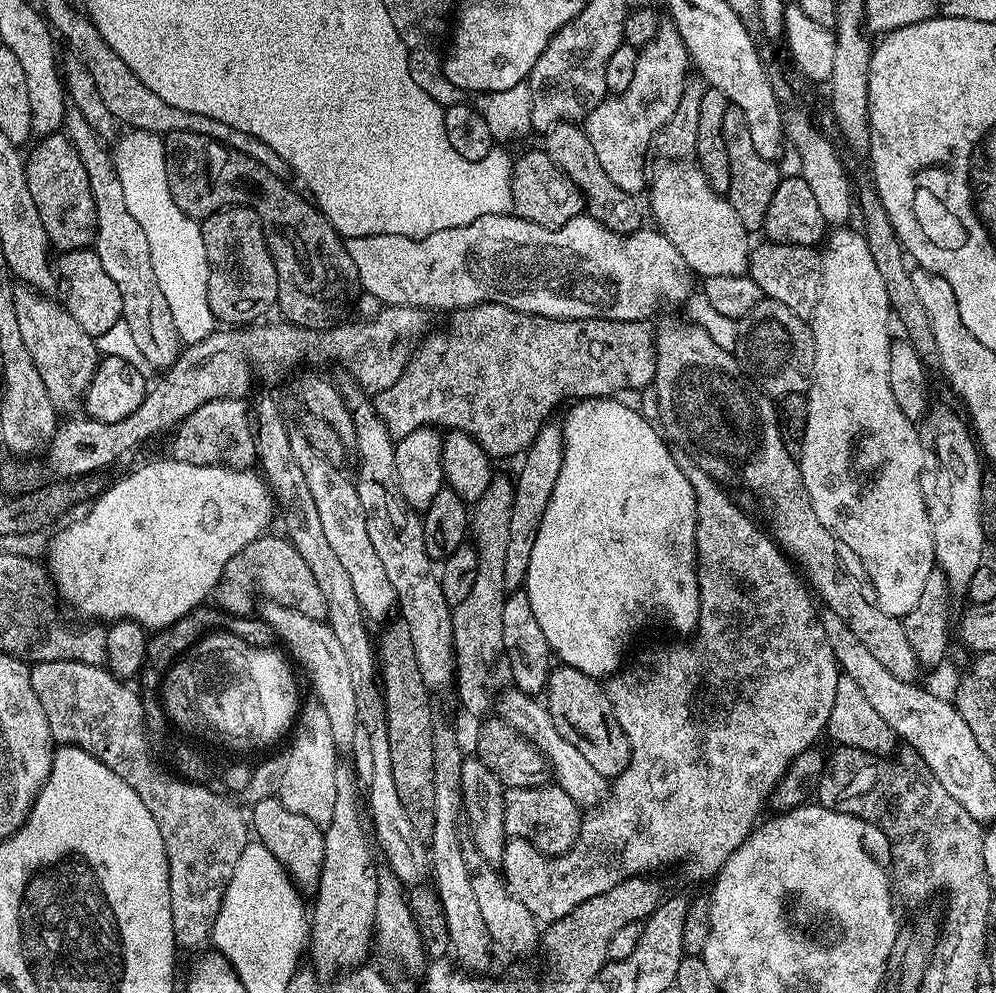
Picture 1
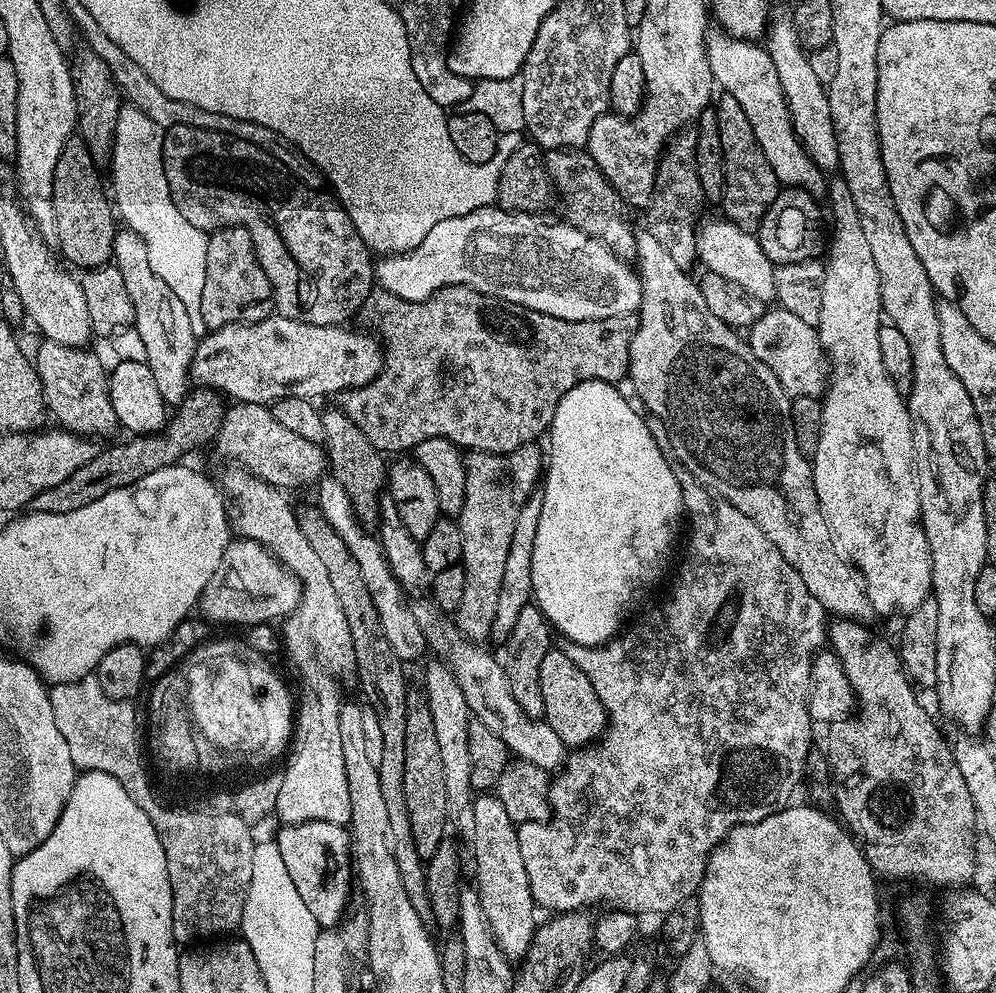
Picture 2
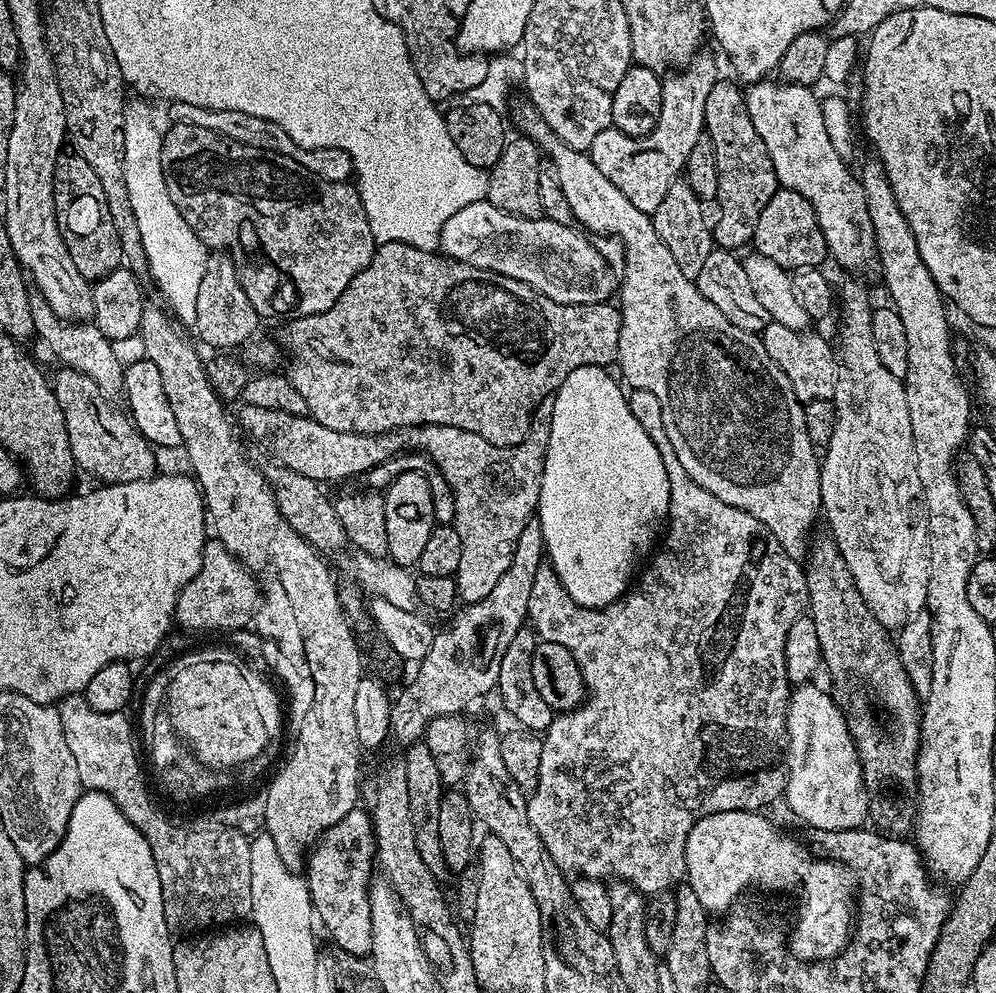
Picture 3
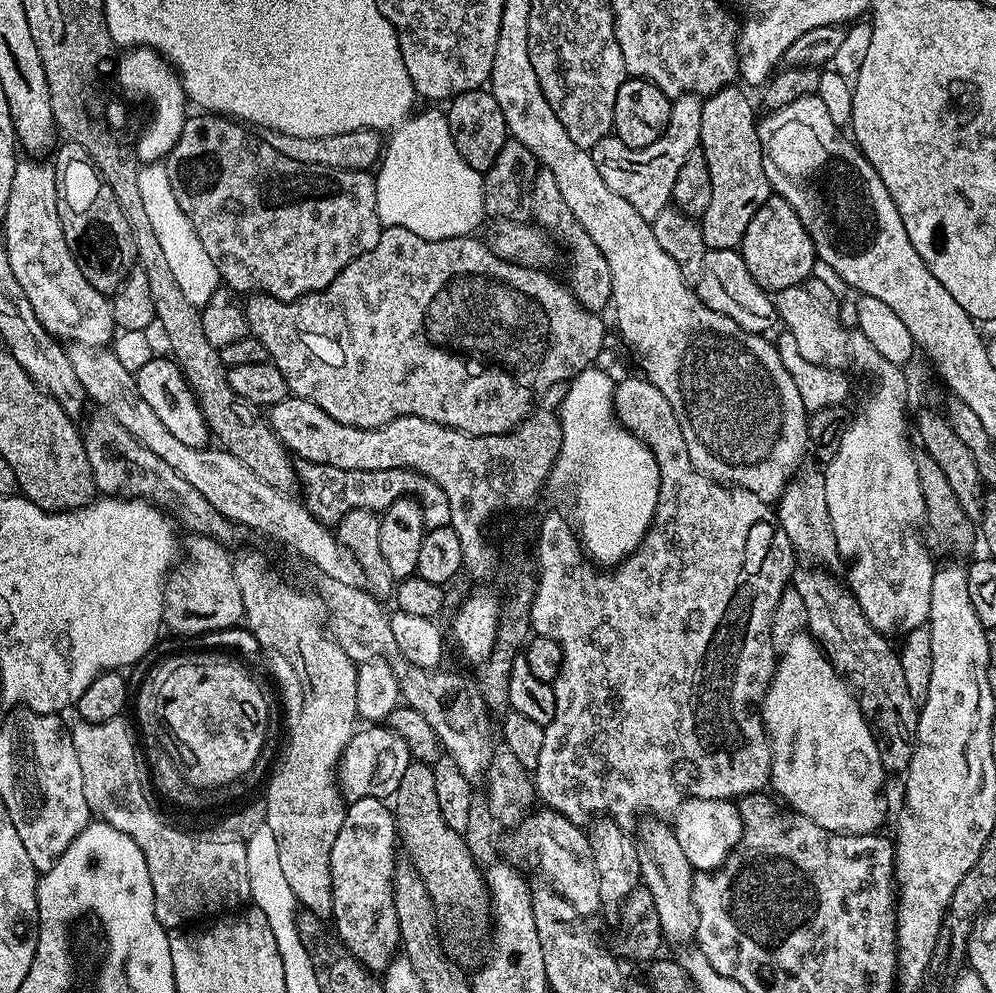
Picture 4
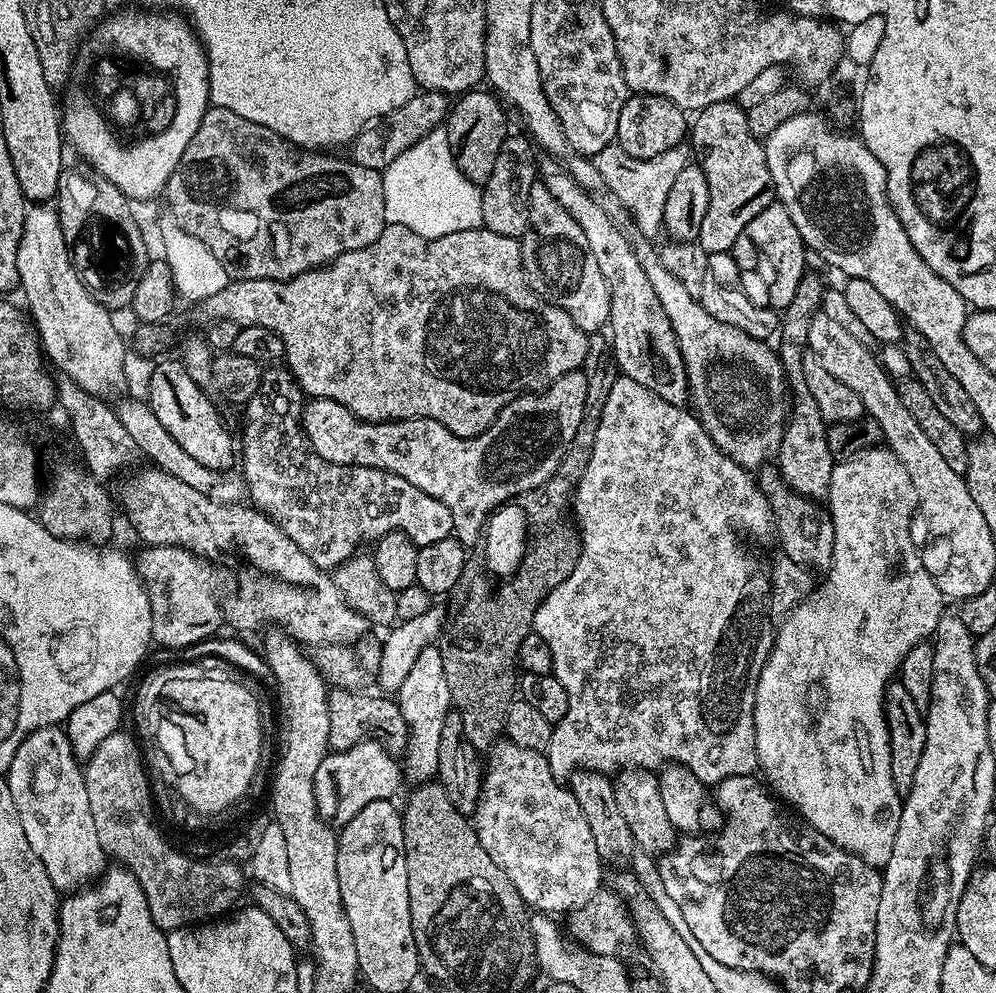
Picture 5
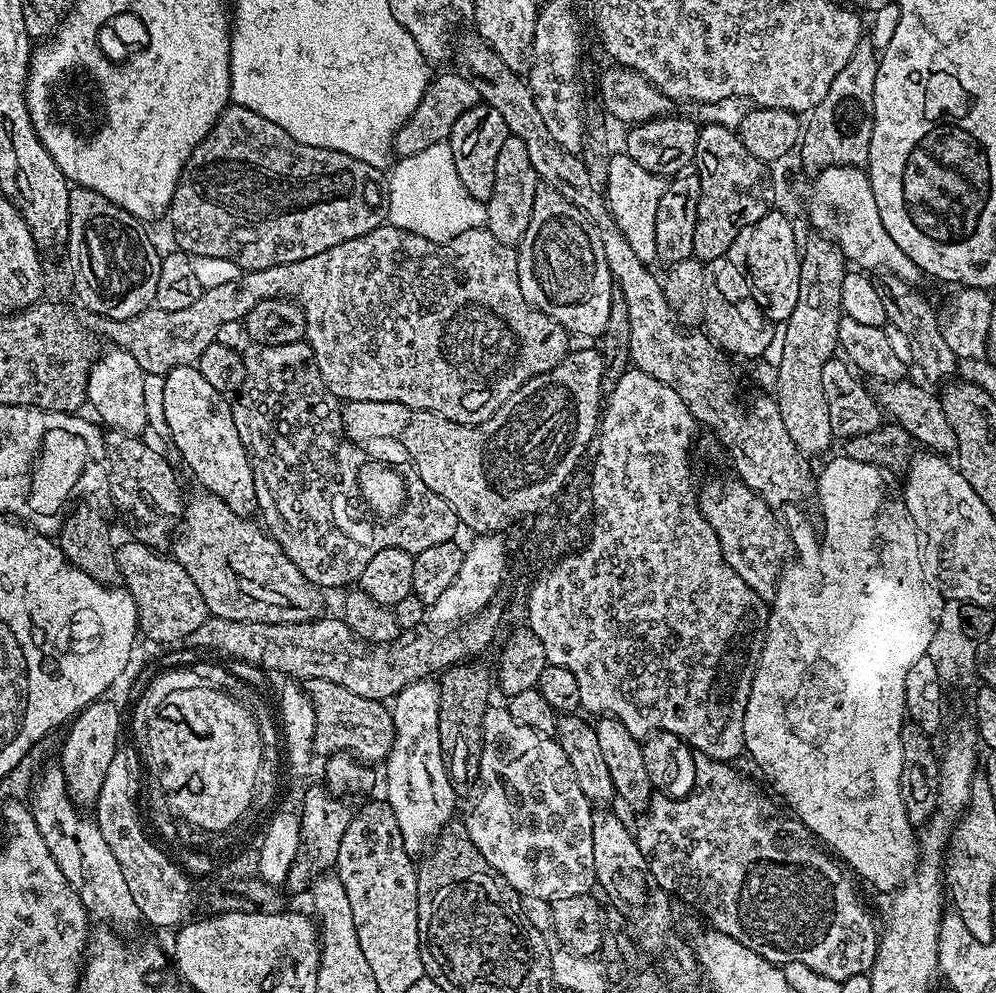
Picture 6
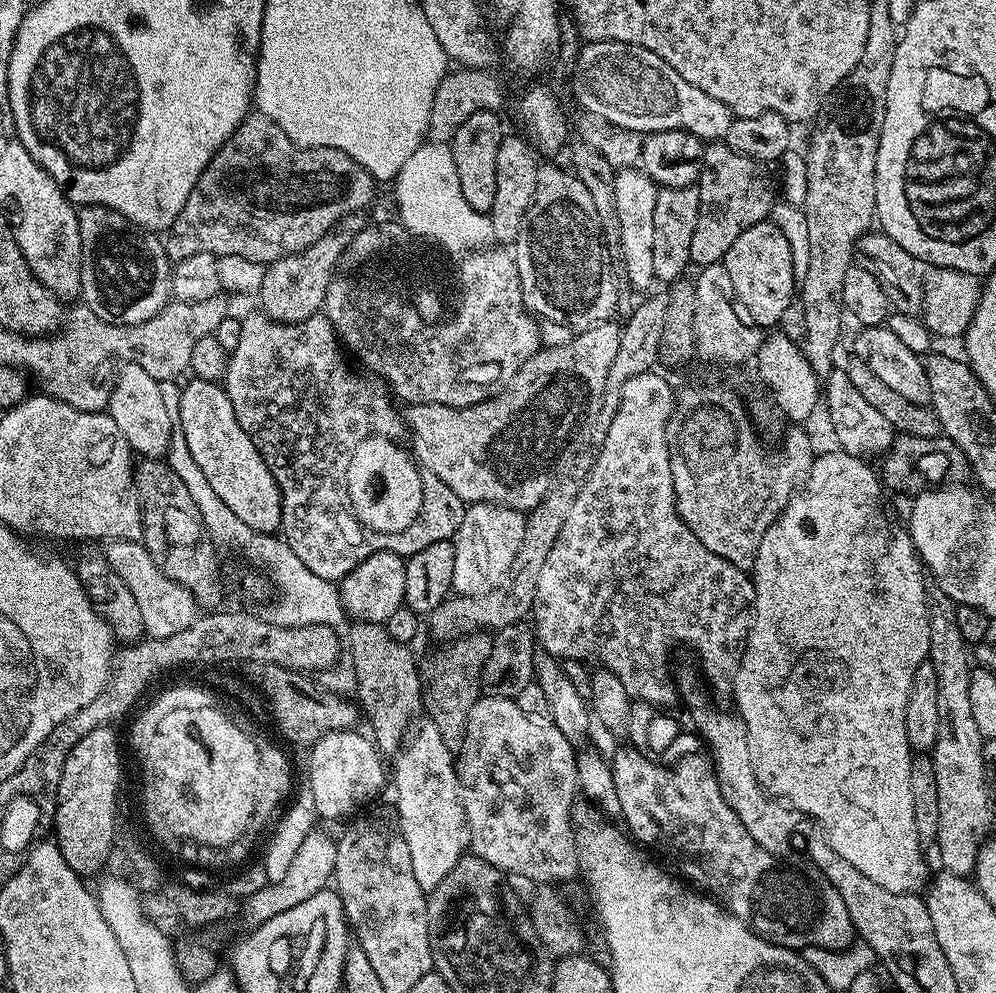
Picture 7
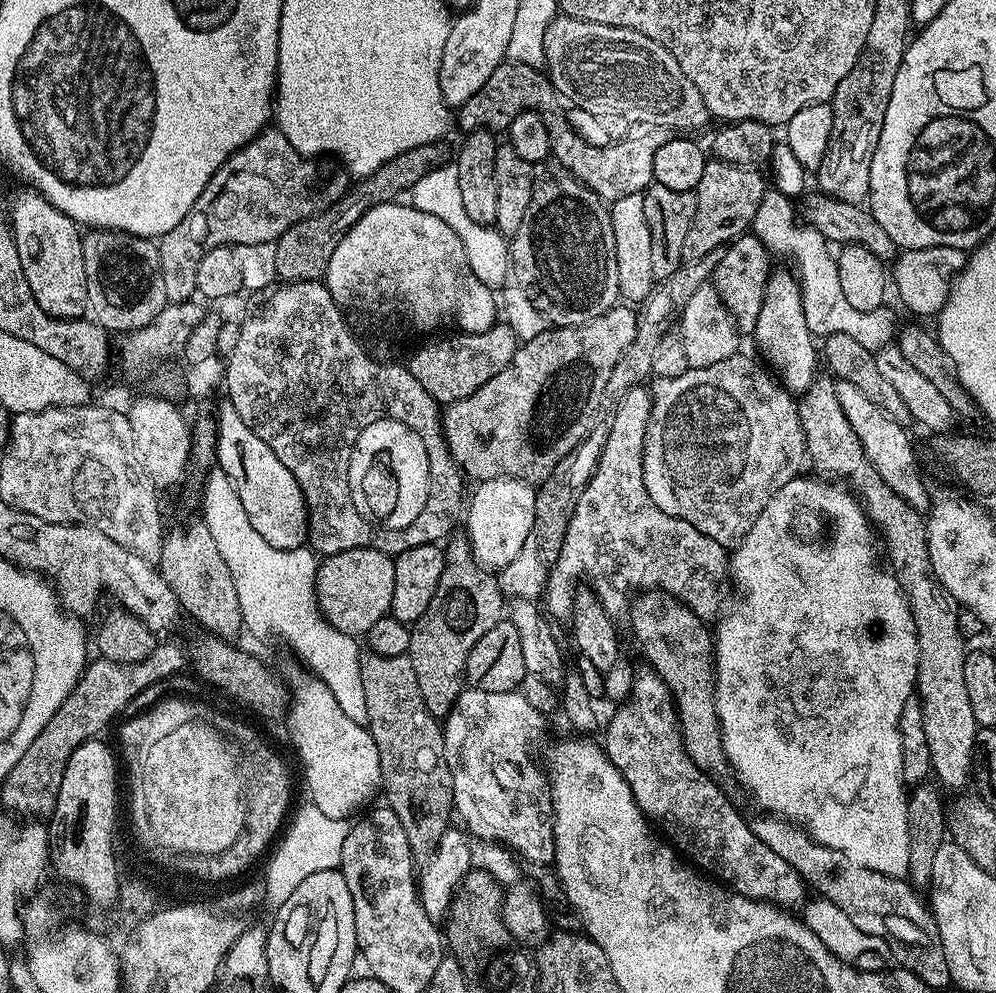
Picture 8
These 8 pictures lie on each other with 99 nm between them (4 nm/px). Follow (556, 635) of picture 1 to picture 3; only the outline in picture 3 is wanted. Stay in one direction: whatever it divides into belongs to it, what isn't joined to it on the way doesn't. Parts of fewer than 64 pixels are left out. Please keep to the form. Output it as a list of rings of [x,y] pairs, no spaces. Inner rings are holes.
[[[582,366],[574,370],[562,382],[562,386],[554,393],[552,404],[552,420],[548,424],[548,453],[544,459],[544,473],[542,474],[542,486],[540,487],[540,506],[538,519],[540,529],[544,535],[544,550],[546,560],[550,567],[556,571],[556,577],[562,582],[562,586],[568,591],[568,596],[575,604],[581,604],[584,608],[607,608],[609,604],[616,603],[629,591],[628,579],[637,571],[636,559],[640,551],[648,544],[652,531],[656,528],[656,520],[663,521],[668,514],[670,506],[670,482],[666,474],[666,466],[662,462],[662,454],[658,454],[658,446],[642,430],[642,422],[634,418],[634,414],[628,405],[628,398],[625,389],[616,385],[617,377],[611,376],[608,370],[600,366]]]

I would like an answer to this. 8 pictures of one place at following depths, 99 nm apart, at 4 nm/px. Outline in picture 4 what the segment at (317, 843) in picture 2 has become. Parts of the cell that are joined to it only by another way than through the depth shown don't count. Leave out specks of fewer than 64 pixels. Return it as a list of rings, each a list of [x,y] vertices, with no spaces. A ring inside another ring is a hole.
[[[362,798],[353,800],[347,805],[342,830],[338,830],[338,838],[334,838],[334,850],[330,850],[330,878],[332,879],[331,919],[336,919],[334,932],[339,943],[347,948],[349,954],[363,964],[373,974],[384,974],[389,964],[397,959],[401,947],[398,930],[398,914],[394,904],[392,879],[396,877],[398,861],[398,833],[396,818],[391,807],[378,798]]]

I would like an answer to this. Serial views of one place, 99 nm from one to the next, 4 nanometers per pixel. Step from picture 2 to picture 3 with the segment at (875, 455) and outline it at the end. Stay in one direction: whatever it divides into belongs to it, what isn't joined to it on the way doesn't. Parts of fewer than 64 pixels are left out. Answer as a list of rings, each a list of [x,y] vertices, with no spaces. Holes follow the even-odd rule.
[[[848,284],[841,292],[839,289],[838,300],[840,377],[834,397],[836,425],[826,445],[825,452],[828,453],[822,456],[820,502],[823,515],[828,515],[832,536],[836,539],[835,551],[844,556],[857,588],[864,593],[866,606],[882,627],[902,630],[925,611],[928,602],[928,511],[924,487],[918,478],[910,406],[906,406],[903,380],[894,378],[894,374],[882,366],[882,358],[878,358],[872,329],[874,304],[868,301],[867,290],[860,284]]]

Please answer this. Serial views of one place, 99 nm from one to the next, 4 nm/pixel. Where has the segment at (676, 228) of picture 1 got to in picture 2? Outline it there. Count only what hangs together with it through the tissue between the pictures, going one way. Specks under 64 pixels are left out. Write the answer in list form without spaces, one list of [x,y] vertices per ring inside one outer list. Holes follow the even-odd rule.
[[[727,218],[710,220],[704,226],[697,229],[697,250],[699,263],[709,272],[721,274],[738,286],[746,290],[748,294],[758,298],[765,304],[771,303],[776,297],[774,286],[775,265],[762,250],[760,239],[751,232],[742,230],[739,226]]]

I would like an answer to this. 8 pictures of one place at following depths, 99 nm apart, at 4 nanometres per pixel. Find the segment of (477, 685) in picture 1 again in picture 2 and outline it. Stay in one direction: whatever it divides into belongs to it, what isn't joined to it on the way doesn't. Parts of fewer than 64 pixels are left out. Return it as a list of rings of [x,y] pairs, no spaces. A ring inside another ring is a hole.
[[[531,443],[502,454],[472,452],[464,466],[466,502],[458,523],[462,530],[460,559],[466,574],[466,591],[454,621],[466,637],[477,642],[491,637],[494,616],[498,614],[498,594],[502,594],[502,573],[506,571],[506,558],[510,555],[510,538],[514,538],[514,526],[522,514],[522,506],[526,506],[542,480],[546,460],[543,455],[540,457],[536,447]]]

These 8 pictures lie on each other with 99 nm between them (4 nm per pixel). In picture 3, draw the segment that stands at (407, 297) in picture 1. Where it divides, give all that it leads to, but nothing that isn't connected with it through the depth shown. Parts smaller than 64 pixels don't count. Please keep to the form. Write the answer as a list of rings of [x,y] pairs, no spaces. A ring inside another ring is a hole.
[[[485,198],[466,206],[445,222],[438,248],[449,260],[514,278],[559,304],[606,304],[617,291],[618,276],[587,238],[572,224],[515,216],[498,210],[498,206]]]

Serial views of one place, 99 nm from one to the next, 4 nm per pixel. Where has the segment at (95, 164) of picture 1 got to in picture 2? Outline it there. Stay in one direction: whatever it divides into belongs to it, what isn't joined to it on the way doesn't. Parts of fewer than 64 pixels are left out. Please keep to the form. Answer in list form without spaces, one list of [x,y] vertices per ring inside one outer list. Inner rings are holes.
[[[124,226],[117,231],[112,247],[112,260],[116,269],[122,273],[123,280],[126,281],[126,291],[130,293],[130,302],[134,302],[134,329],[141,338],[143,348],[142,360],[148,364],[151,373],[154,374],[154,383],[158,386],[158,394],[162,394],[165,405],[178,406],[190,391],[190,377],[192,374],[192,363],[198,343],[198,333],[190,326],[190,314],[186,314],[186,306],[178,302],[178,297],[158,274],[154,274],[154,269],[150,266],[150,257],[146,254],[146,242],[134,229]]]

